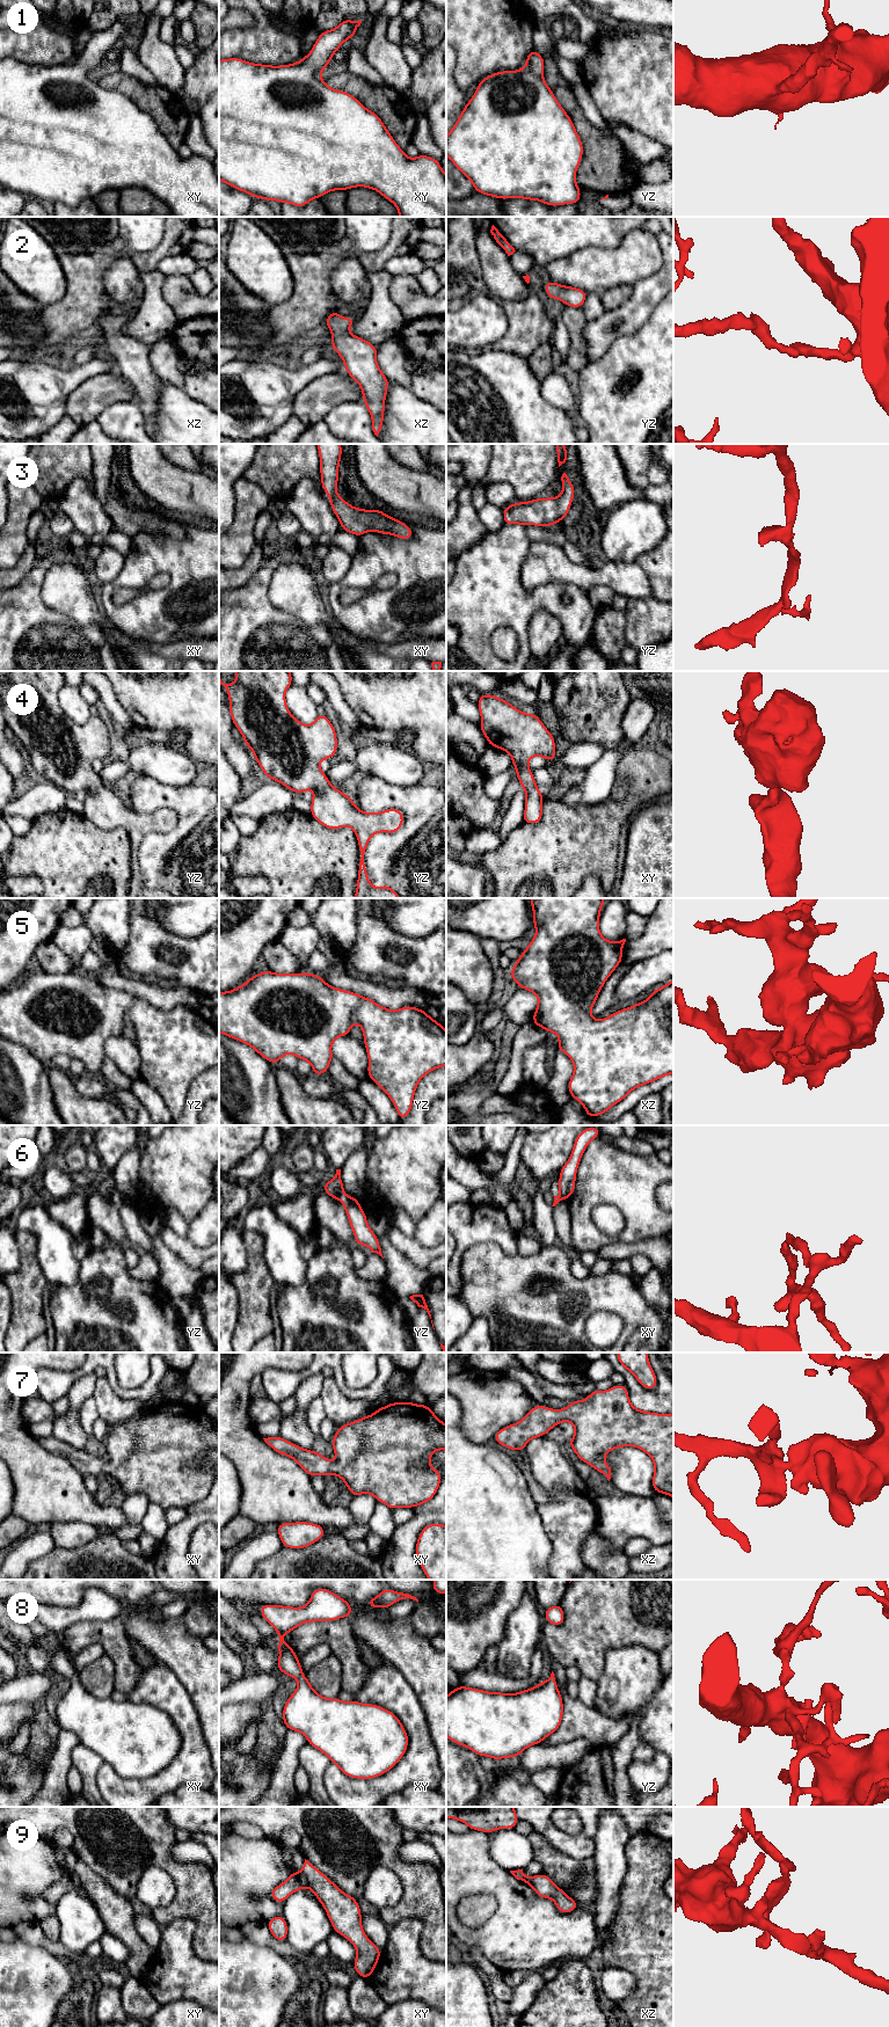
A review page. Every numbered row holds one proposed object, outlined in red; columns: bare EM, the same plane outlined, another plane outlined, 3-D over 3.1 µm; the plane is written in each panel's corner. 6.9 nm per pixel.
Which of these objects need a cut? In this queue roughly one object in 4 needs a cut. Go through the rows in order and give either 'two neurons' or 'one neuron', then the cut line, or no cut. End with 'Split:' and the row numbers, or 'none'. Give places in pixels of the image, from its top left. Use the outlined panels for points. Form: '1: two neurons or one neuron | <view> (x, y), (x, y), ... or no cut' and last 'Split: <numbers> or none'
1: one neuron | no cut
2: one neuron | no cut
3: one neuron | no cut
4: one neuron | no cut
5: one neuron | no cut
6: two neurons | yz (343, 1194), (340, 1200)
7: one neuron | no cut
8: one neuron | no cut
9: two neurons | xy (300, 1872), (308, 1886)
Split: 6, 9

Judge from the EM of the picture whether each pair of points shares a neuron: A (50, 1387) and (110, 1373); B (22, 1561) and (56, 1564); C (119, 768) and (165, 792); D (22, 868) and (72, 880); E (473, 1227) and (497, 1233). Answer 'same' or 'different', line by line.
A: same
B: different
C: different
D: same
E: same

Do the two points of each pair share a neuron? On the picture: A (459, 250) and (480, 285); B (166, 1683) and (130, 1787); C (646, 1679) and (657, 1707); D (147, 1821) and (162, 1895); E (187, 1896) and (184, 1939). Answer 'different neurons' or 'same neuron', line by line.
A: same neuron
B: same neuron
C: different neurons
D: different neurons
E: different neurons

